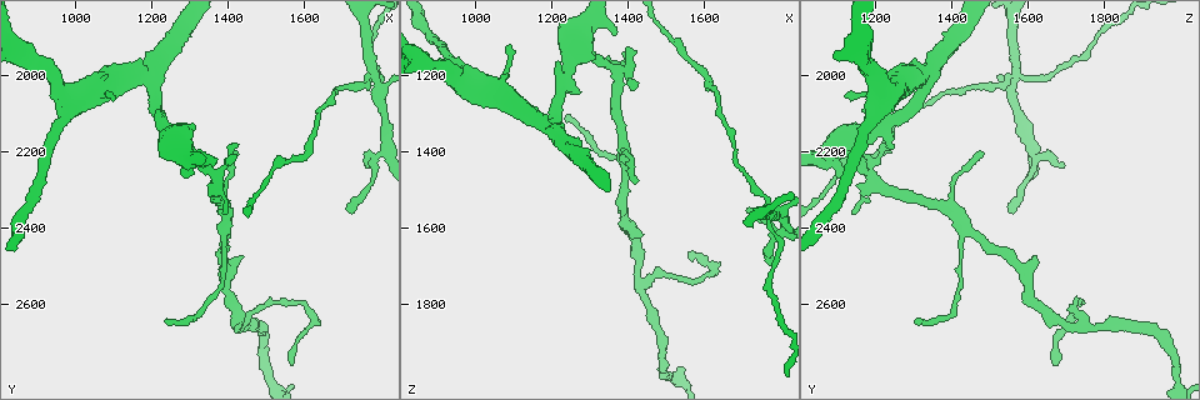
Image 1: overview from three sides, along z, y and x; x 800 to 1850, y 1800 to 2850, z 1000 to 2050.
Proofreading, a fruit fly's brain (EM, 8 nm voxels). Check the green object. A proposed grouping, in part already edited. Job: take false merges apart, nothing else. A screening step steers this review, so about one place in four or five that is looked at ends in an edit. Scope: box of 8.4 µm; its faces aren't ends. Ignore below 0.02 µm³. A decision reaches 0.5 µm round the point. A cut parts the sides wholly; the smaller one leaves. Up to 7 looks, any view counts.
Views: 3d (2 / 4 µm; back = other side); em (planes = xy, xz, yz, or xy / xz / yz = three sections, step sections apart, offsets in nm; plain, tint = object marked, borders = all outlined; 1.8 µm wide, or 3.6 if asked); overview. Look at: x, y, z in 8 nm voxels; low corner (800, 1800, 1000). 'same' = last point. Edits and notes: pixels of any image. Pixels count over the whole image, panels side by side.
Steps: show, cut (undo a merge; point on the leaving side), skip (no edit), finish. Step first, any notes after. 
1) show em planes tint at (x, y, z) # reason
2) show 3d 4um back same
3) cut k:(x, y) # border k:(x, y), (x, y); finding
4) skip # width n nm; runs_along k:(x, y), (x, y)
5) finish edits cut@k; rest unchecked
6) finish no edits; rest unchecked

show em planes tint at (1365, 2265, 1185) # branch point

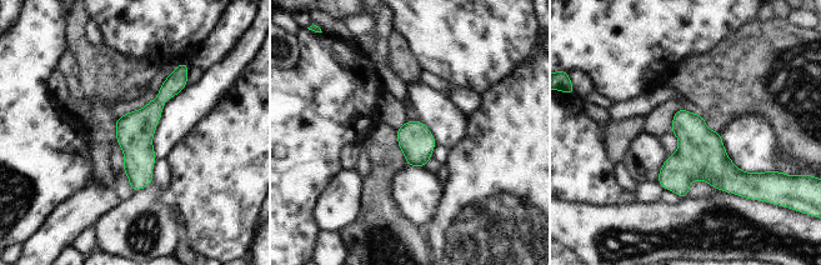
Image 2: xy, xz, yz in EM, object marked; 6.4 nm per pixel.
skip # runs_along 2:(178, 78), (138, 128), (135, 186); continuous, no second cell

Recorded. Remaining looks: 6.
show em planes borders at (1770, 1995, 1575) # sharp bend

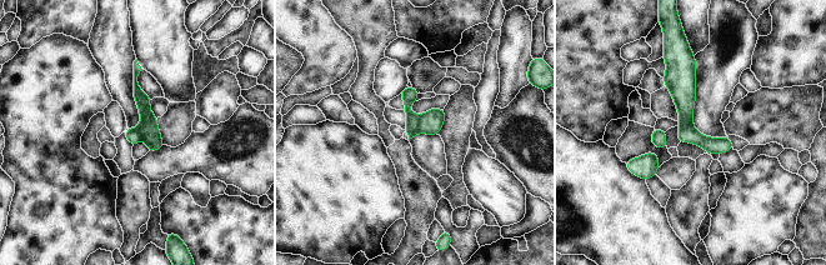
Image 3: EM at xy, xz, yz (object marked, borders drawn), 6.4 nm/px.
cut 3:(409, 94) # part_leaving 3:(681, 130), (711, 145), (729, 146); a second cell is stuck on

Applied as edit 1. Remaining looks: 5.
show overview # see it whole again

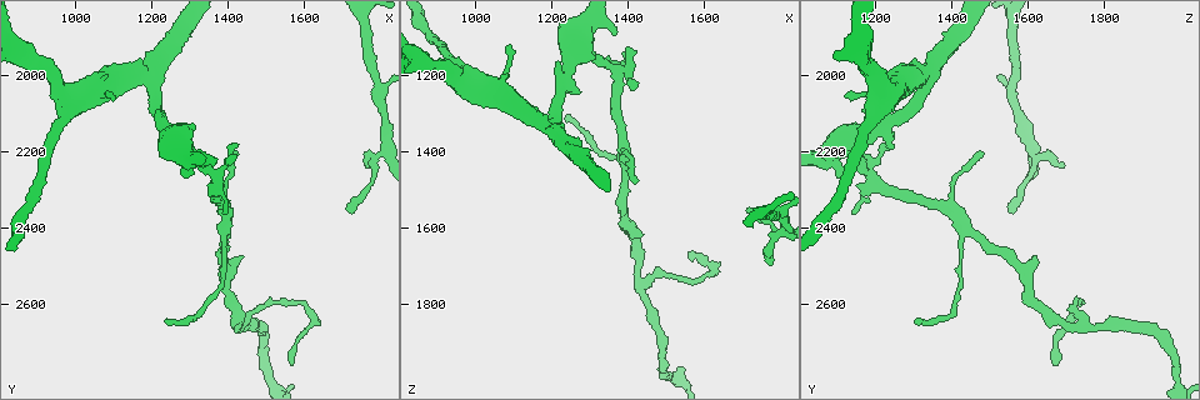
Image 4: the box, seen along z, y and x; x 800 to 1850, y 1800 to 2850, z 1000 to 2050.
show 3d 4um at (1425, 2660, 1740) # branch point

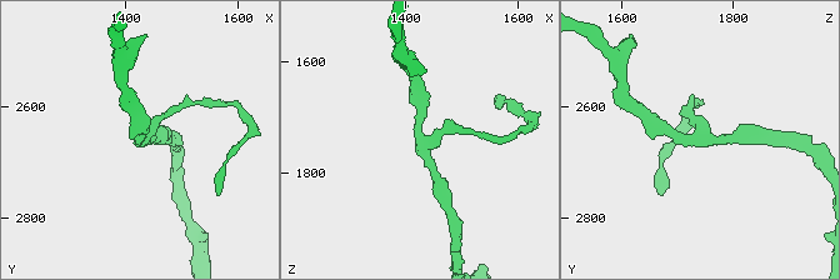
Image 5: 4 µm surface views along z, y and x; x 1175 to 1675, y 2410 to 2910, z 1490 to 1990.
show em xy step 8 tint at (1425, 2655, 1735) # arms 3; need the tissue

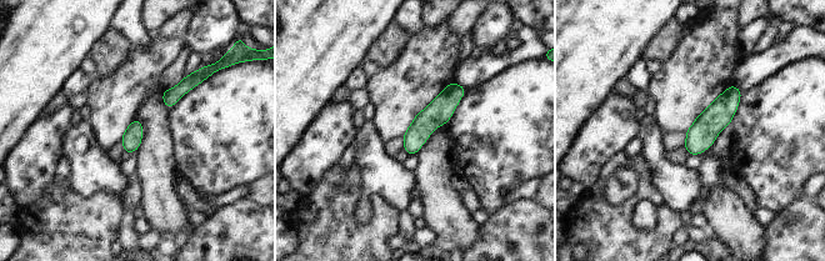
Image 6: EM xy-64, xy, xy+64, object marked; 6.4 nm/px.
show em planes tint same # another direction

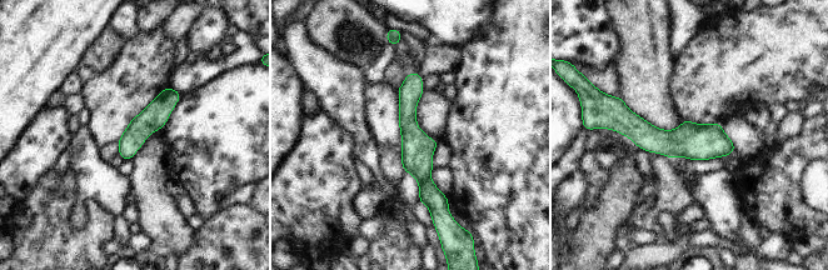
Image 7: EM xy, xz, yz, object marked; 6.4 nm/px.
skip # width 160 nm; one cell here

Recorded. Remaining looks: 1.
finish edits cut@3; rest unchecked

